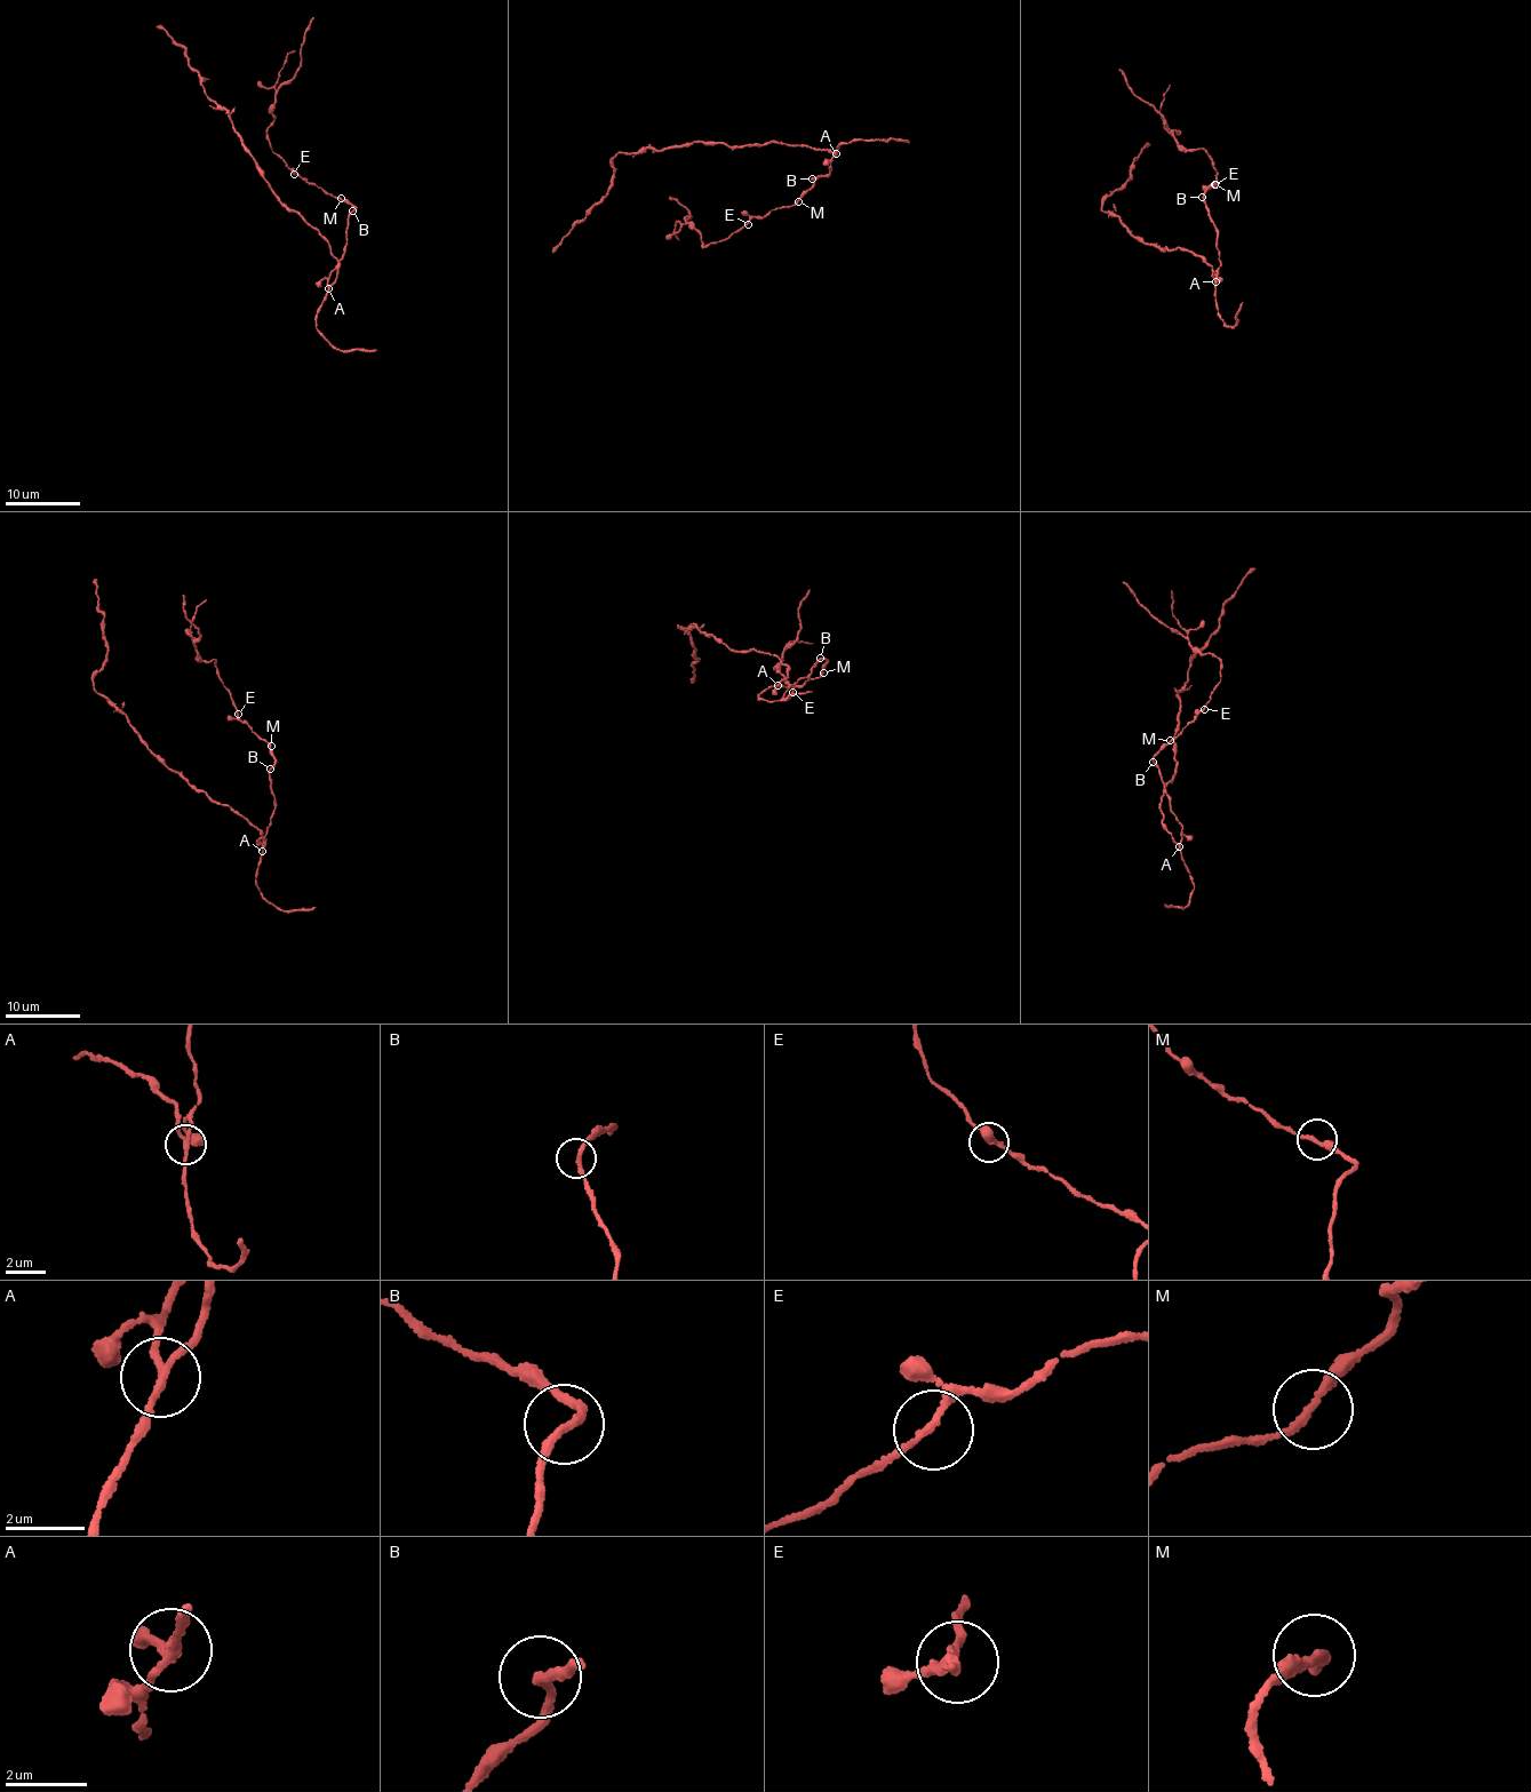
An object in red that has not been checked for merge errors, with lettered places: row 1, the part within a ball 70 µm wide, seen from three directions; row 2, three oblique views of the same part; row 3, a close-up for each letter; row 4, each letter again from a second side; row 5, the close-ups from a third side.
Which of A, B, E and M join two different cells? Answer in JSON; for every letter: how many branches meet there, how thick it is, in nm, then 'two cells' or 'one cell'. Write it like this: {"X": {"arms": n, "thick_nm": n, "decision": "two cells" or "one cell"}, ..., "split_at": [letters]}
{"A": {"arms": 3, "thick_nm": 160, "decision": "two cells"}, "B": {"arms": 2, "thick_nm": 200, "decision": "one cell"}, "E": {"arms": 3, "thick_nm": 140, "decision": "one cell"}, "M": {"arms": 2, "thick_nm": 200, "decision": "one cell"}, "split_at": ["A"]}

